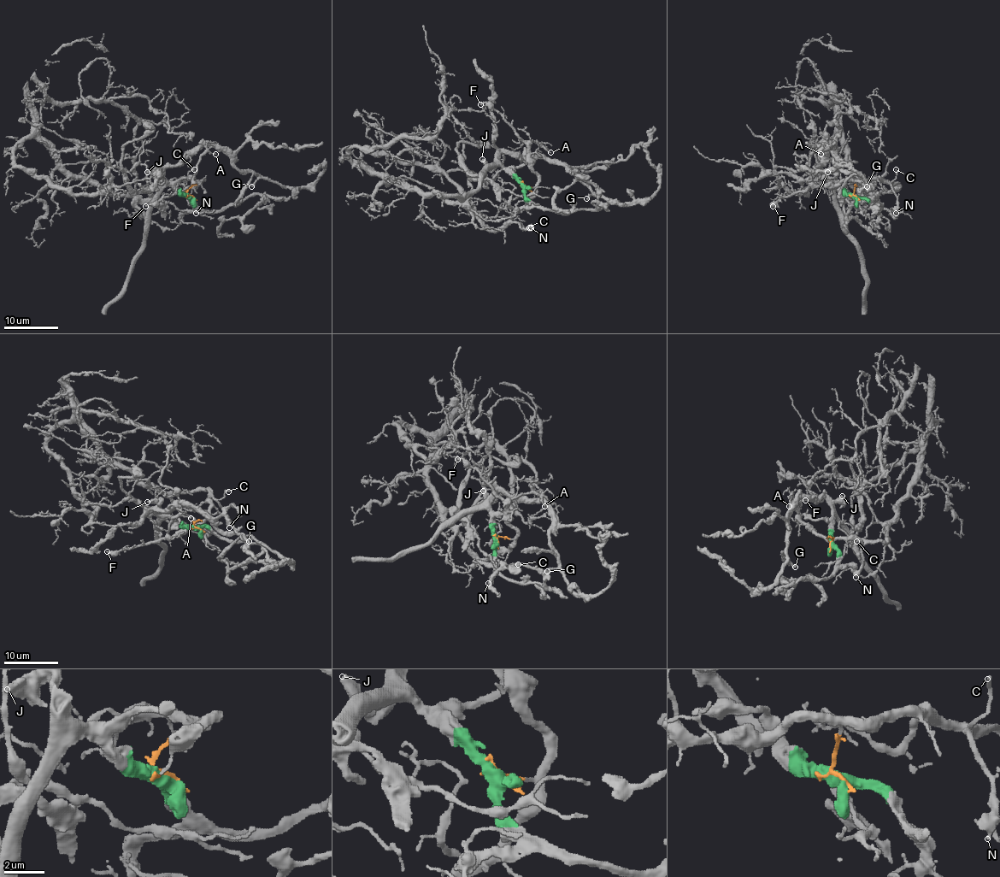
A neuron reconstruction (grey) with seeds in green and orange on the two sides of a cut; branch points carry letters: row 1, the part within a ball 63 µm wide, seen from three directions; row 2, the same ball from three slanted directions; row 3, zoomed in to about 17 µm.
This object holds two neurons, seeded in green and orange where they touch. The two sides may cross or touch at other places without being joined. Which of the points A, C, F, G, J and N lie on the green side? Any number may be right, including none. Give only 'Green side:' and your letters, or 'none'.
Green side: G, J

